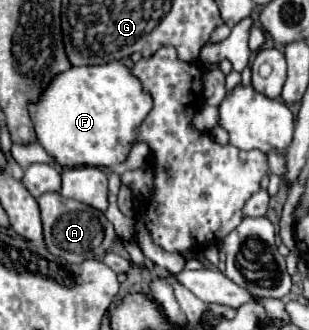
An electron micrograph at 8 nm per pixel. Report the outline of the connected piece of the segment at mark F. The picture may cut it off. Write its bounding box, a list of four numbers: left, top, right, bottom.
[27,61,153,167]

